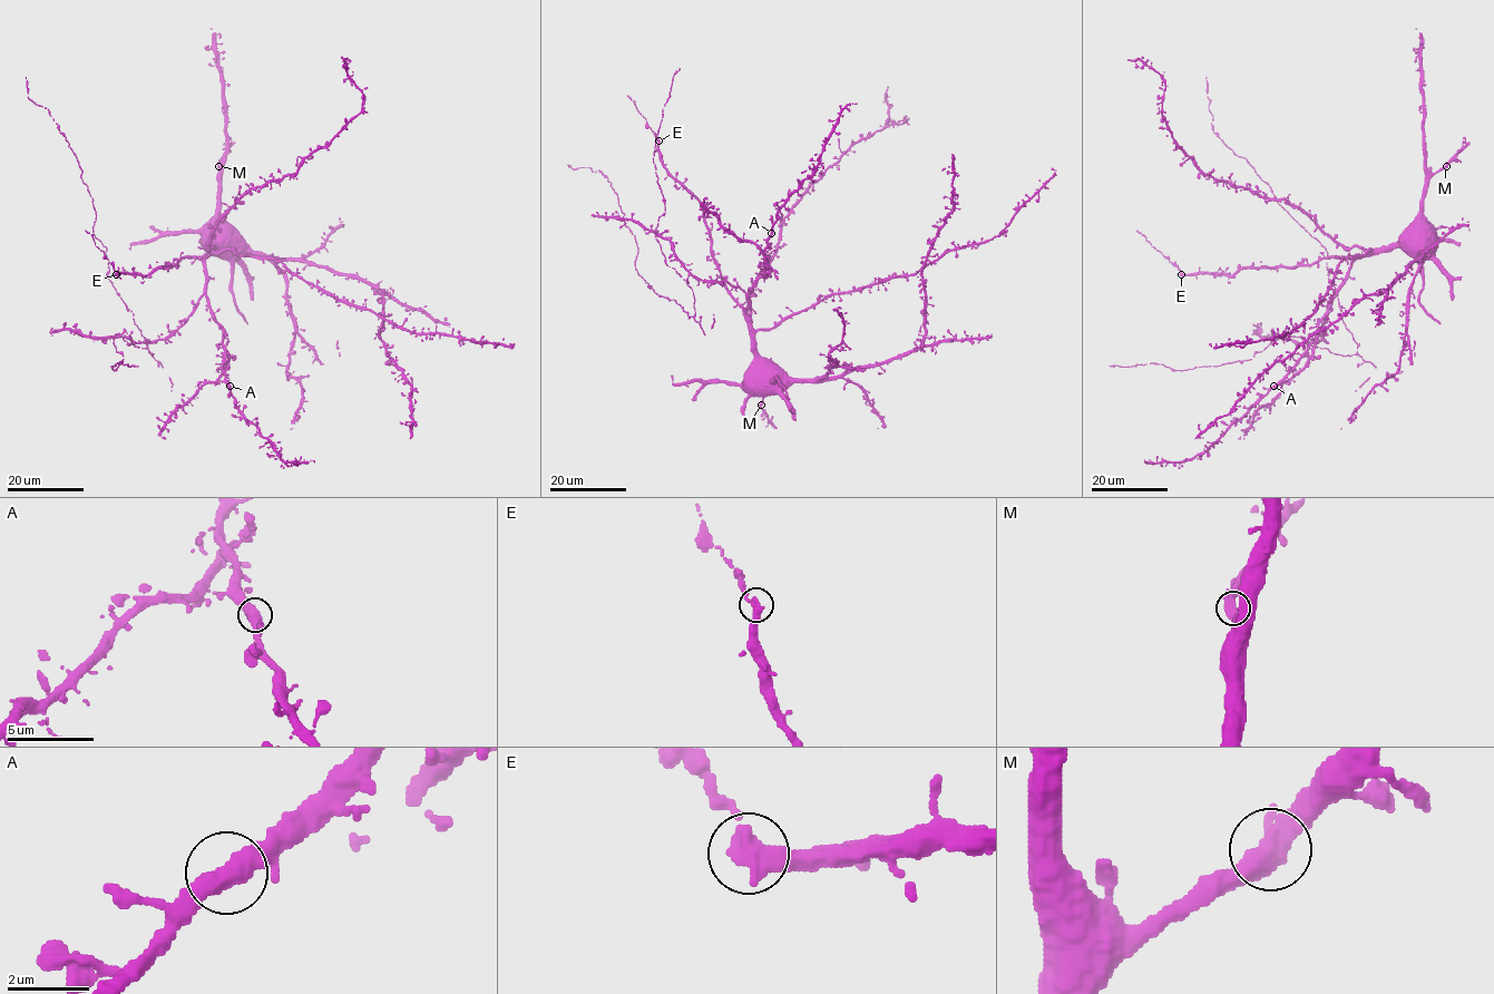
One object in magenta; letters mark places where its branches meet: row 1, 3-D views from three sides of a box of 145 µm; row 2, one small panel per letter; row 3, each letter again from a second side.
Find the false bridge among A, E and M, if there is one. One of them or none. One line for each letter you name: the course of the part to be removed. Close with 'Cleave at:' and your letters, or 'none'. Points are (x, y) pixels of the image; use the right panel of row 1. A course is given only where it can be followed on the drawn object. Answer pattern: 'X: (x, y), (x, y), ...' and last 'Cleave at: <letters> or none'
E: (1182, 274), (1136, 230)
Cleave at: E

